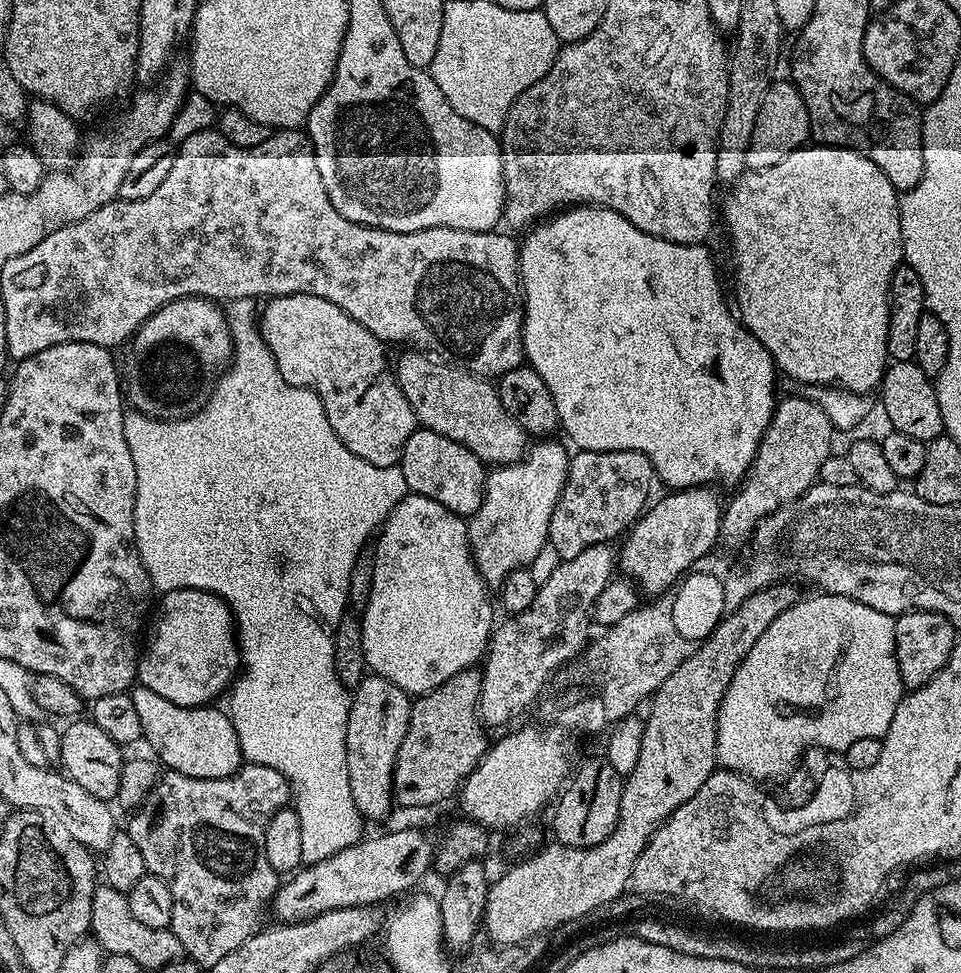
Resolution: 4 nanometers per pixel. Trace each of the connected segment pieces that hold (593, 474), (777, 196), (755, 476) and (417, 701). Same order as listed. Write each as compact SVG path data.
M634 450L577 451L569 459L562 494L554 506L554 514L550 514L548 543L554 546L554 550L558 550L561 560L569 560L578 558L578 554L582 554L582 550L590 546L615 541L615 536L623 537L649 507L648 495L652 492L652 484L654 485L654 473L646 454Z
M817 143L816 148L805 146L786 154L778 166L759 170L749 170L736 181L732 192L724 200L724 224L728 227L728 236L732 239L732 256L736 259L736 304L739 319L748 333L772 355L772 360L781 373L803 386L835 386L846 392L872 394L884 380L884 369L888 367L889 306L888 291L894 278L894 270L904 259L902 246L902 226L900 225L900 196L896 187L861 152L849 148L834 148Z
M804 394L788 396L785 400L783 397L777 403L764 437L760 439L748 475L736 490L736 497L729 504L727 501L723 509L719 543L747 545L761 520L806 494L806 490L810 490L820 480L822 462L826 462L826 458L833 455L832 435L834 429L830 418L826 418L816 401L809 400Z
M473 666L454 674L442 686L412 700L406 738L398 746L392 775L392 798L404 808L428 808L457 795L464 780L480 765L490 747L489 733L481 724L476 707L480 701L483 671Z

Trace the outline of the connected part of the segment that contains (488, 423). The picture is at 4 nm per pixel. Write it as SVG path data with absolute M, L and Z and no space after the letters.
M404 351L408 352L394 360L396 384L423 427L466 446L485 466L516 464L524 459L530 437L502 406L497 385L491 379L441 362L427 352Z

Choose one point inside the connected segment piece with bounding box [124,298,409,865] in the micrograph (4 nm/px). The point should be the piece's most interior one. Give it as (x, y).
(254, 498)

